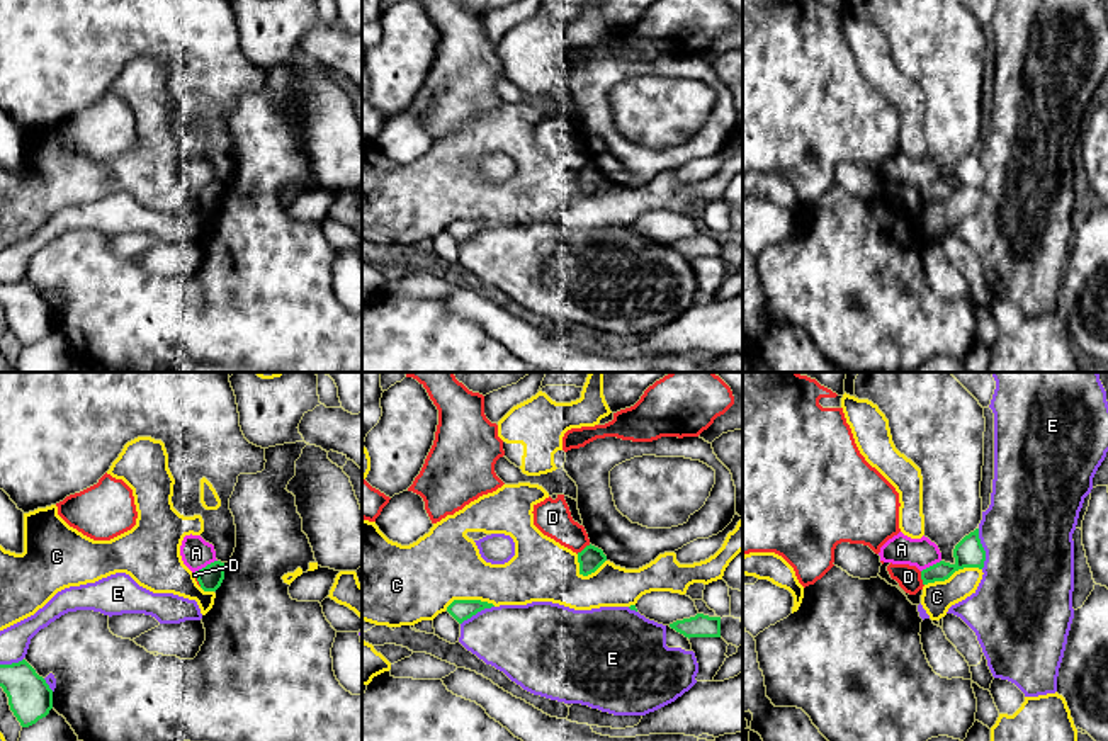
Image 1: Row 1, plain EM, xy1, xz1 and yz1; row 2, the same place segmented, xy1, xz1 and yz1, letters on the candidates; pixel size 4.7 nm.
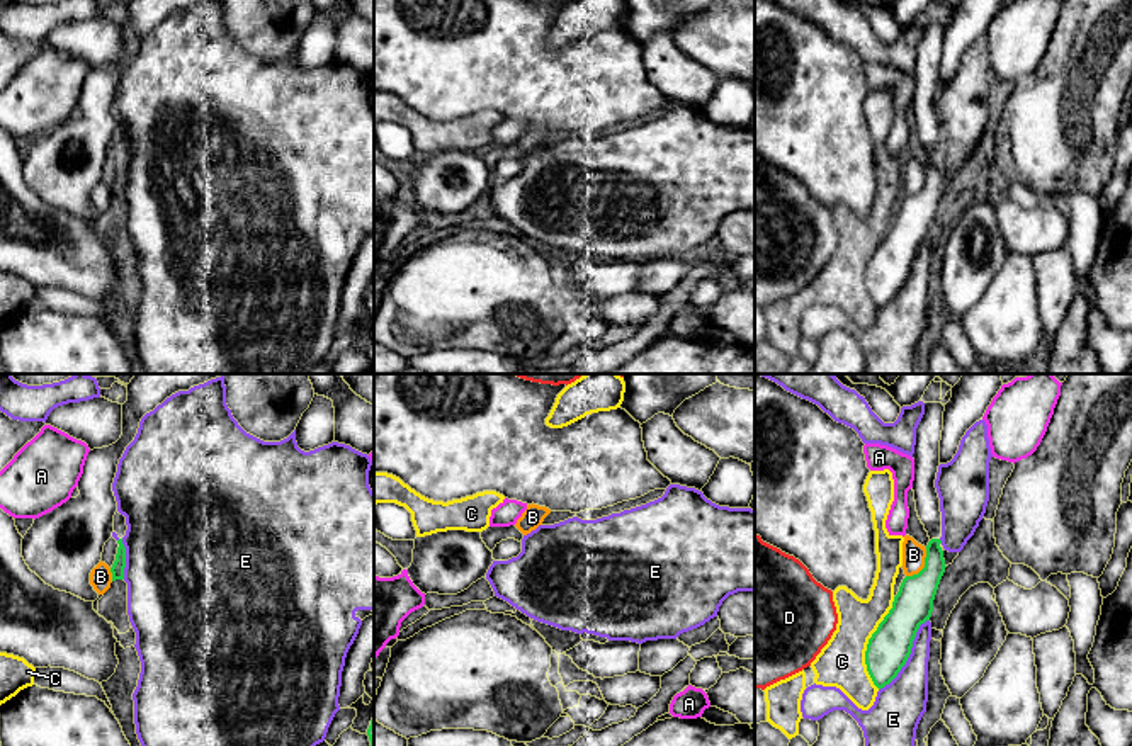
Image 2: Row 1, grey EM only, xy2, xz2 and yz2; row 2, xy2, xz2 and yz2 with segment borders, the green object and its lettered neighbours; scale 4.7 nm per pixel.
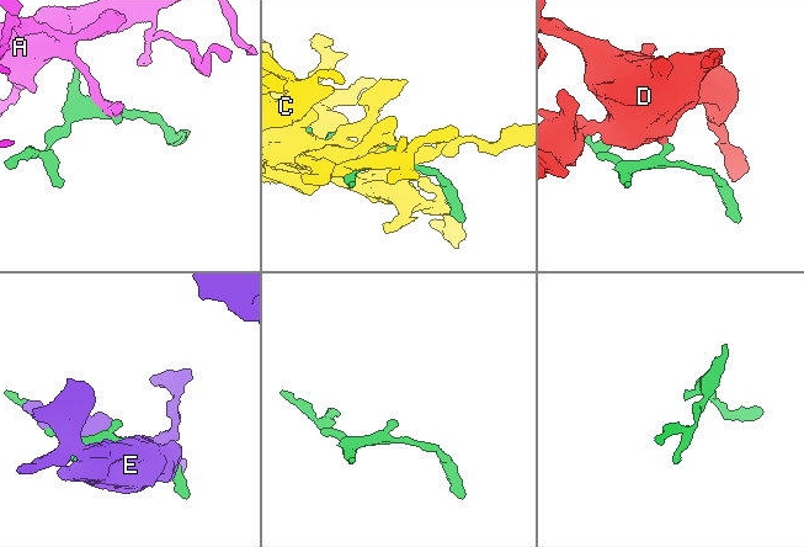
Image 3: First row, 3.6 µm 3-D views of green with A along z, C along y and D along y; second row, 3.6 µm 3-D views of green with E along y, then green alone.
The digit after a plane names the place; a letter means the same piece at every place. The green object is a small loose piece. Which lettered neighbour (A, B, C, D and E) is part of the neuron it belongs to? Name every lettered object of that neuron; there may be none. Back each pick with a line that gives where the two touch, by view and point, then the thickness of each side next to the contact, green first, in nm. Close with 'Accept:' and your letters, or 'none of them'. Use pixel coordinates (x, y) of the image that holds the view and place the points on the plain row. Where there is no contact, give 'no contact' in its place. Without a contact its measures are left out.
Accept: none of them

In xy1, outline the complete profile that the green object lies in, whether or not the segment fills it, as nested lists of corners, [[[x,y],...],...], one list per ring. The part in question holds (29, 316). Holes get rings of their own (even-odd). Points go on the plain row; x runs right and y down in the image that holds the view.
[[[25,279],[0,284],[0,306],[22,347],[36,343],[53,328],[53,309]]]

